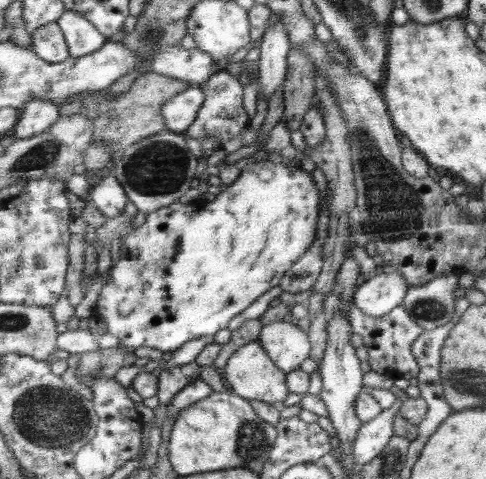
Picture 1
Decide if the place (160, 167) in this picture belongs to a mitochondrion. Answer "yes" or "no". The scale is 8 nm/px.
yes

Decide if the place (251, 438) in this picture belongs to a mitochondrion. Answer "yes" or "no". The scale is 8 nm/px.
yes

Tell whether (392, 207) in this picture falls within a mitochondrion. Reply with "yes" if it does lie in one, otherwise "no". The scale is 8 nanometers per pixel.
yes

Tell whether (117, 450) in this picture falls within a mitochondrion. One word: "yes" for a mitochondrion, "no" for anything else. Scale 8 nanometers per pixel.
no

